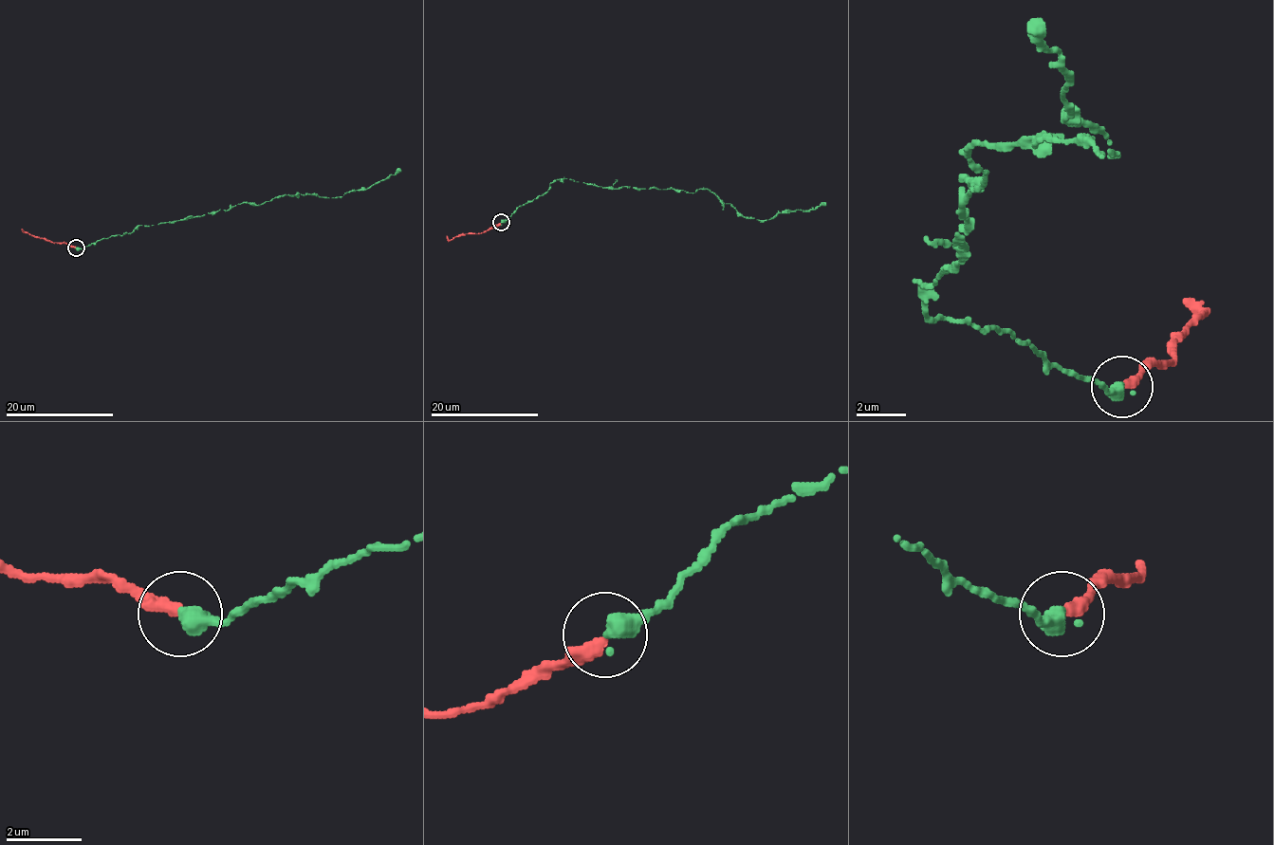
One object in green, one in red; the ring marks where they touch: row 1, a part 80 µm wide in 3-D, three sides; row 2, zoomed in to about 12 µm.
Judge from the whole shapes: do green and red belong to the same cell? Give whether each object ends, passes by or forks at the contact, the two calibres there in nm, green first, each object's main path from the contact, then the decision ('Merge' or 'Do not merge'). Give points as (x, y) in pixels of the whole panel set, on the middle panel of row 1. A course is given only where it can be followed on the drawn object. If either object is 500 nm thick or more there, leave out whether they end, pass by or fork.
At the ring green ends. At the ring red ends. Thickness 460 nm (green) against 360 nm. Course of green: (501, 223), (565, 178), (612, 189), (710, 189), (743, 216), (766, 220), (824, 202). Course of red: (501, 223), (479, 233), (462, 233), (450, 240), (447, 236). Do not merge

